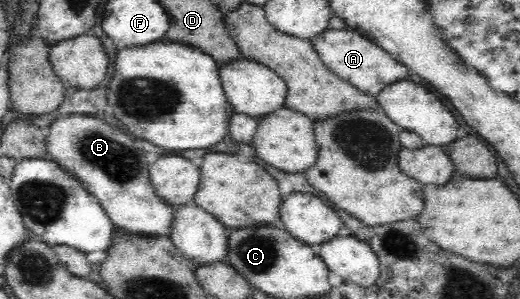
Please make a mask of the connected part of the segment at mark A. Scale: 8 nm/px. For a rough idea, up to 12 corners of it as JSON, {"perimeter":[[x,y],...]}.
{"perimeter":[[356,31],[309,42],[328,70],[377,97],[407,78],[402,63]]}

